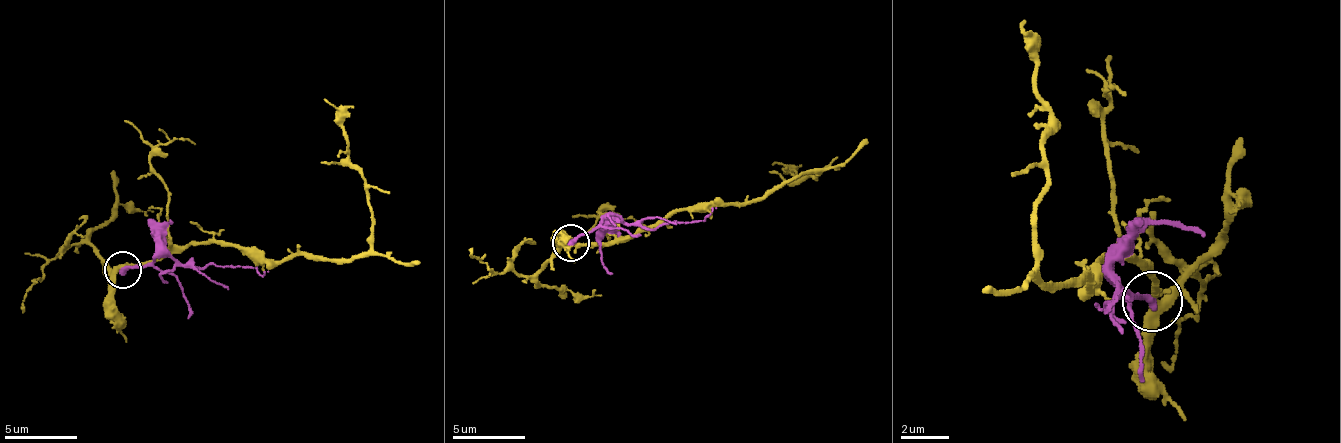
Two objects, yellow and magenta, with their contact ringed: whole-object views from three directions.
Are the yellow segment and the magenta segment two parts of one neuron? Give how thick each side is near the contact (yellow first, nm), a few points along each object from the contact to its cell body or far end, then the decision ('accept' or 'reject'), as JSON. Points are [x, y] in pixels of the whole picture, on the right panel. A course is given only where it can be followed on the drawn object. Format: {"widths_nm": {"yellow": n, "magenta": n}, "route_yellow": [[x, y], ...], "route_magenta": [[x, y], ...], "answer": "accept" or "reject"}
{"widths_nm": {"yellow": 280, "magenta": 340}, "route_yellow": [[1151, 303], [1151, 279], [1127, 255], [1103, 261], [1091, 285], [1037, 273], [1049, 123], [1019, 22]], "route_magenta": [[1151, 303], [1121, 297], [1097, 303]], "answer": "reject"}

